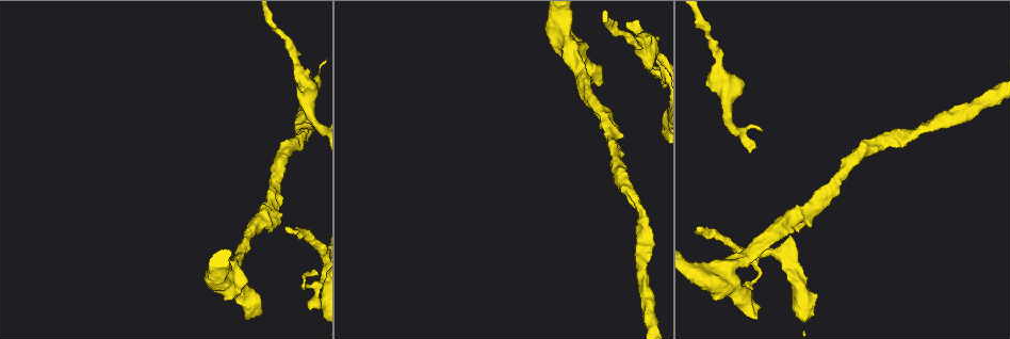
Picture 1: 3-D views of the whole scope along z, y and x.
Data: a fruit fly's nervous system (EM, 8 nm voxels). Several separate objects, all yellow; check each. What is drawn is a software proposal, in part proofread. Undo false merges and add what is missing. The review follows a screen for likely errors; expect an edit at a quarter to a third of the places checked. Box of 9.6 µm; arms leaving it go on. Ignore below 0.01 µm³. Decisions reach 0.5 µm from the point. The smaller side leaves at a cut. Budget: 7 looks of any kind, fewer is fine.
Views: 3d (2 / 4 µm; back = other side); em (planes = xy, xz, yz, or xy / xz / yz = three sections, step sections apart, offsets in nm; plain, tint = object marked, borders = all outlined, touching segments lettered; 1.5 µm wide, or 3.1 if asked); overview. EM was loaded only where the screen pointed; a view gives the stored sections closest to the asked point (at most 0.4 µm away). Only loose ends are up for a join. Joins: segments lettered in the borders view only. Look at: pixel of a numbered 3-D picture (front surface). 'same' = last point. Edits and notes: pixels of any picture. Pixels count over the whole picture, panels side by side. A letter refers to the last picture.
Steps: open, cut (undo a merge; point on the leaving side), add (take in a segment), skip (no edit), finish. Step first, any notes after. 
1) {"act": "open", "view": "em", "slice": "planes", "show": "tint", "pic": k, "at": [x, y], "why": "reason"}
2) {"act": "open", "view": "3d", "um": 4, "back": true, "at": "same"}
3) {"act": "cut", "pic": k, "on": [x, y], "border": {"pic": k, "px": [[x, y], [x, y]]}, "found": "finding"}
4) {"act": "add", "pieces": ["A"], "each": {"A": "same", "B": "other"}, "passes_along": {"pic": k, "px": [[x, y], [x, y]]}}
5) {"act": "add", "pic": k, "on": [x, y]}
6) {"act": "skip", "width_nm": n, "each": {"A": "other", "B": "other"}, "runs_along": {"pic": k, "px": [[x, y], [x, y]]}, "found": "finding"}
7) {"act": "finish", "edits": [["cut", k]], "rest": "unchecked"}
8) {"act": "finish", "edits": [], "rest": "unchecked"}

{"act": "open", "view": "em", "slice": "planes", "show": "tint", "pic": 1, "at": [303, 285], "why": "abrupt turn"}

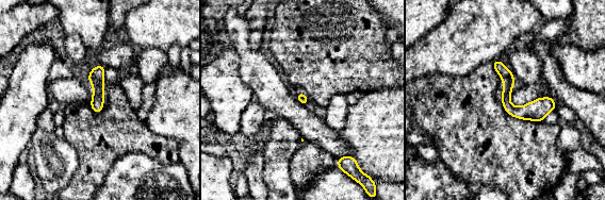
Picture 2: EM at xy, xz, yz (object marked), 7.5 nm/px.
{"act": "open", "view": "em", "slice": "planes", "show": "borders", "at": "same"}

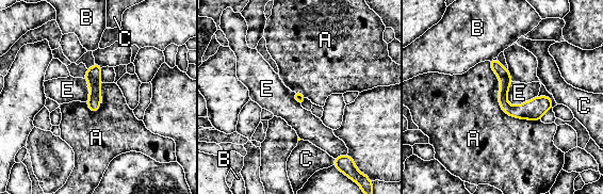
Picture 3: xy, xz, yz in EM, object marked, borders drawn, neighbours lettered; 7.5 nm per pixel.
{"act": "skip", "each": {"A": "other", "B": "other", "C": "other", "E": "other"}, "runs_along": {"pic": 3, "px": [[492, 62], [510, 110], [549, 106]]}, "found": "continuous, no second cell"}

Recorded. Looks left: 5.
{"act": "open", "view": "3d", "um": 2, "pic": 1, "at": [626, 23], "why": "an open end"}

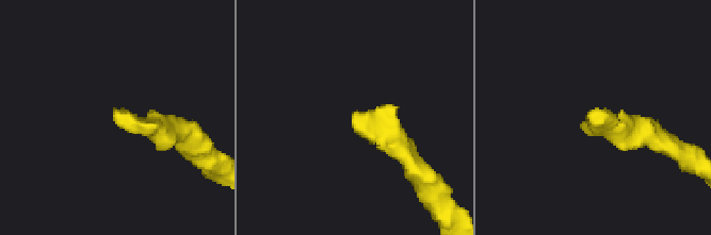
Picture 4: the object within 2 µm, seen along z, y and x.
{"act": "open", "view": "em", "slice": "xz", "step": 4, "show": "borders", "pic": 4, "at": [352, 118], "why": "shape alone is not enough"}

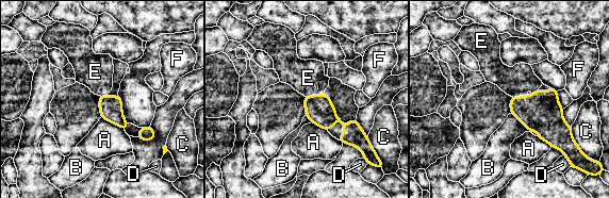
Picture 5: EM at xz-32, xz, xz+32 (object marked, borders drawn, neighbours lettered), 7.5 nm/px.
{"act": "open", "view": "em", "slice": "xy", "step": 8, "show": "borders", "at": "same", "why": "another direction"}

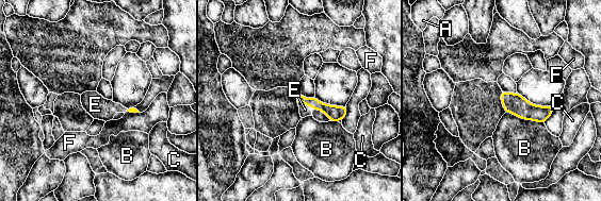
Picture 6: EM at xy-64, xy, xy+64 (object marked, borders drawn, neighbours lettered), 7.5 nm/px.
{"act": "add", "pieces": ["E"], "each": {"A": "other", "B": "other", "C": "other", "E": "same", "F": "other"}, "found": "the cell continues"}

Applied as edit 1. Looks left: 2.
{"act": "open", "view": "overview", "why": "redraw"}

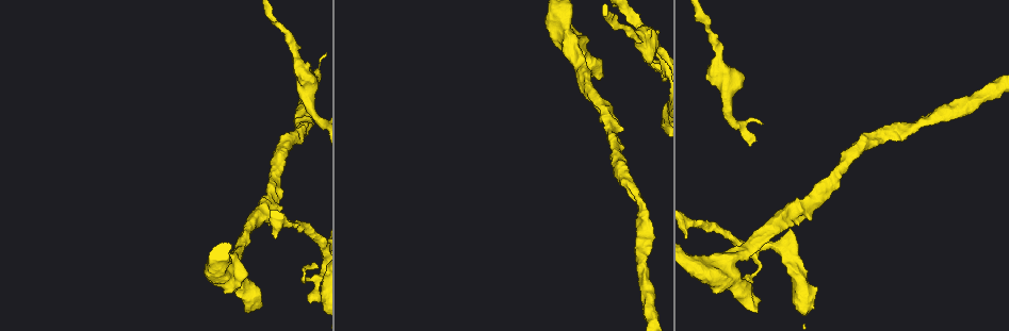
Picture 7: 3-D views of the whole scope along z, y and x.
{"act": "open", "view": "em", "slice": "planes", "show": "borders", "pic": 7, "at": [729, 99], "why": "thick turns thin"}

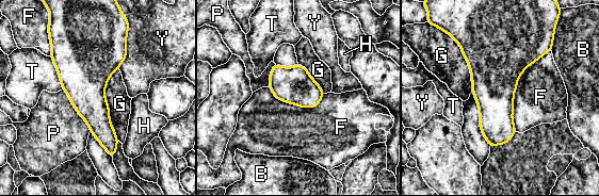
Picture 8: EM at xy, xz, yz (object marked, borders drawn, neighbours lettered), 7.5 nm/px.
{"act": "skip", "width_nm": 280, "longest_contact_nm": ["F", 650], "each": {"B": "other", "F": "other", "G": "other", "H": "other", "P": "other", "T": "other", "Y": "other"}, "found": "all the same cell"}

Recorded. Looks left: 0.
{"act": "finish", "edits": [["add", 6]], "rest": "unchecked"}

